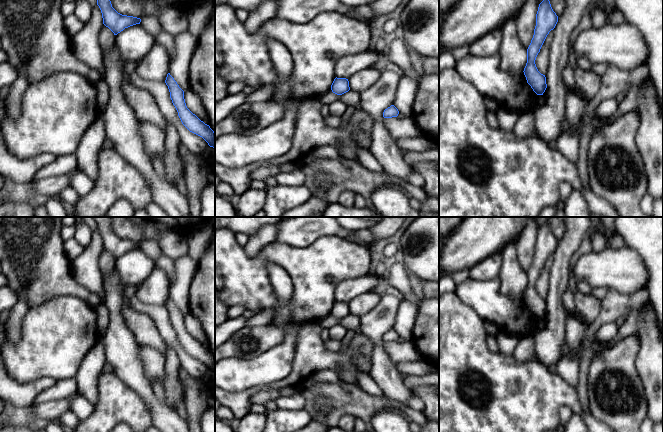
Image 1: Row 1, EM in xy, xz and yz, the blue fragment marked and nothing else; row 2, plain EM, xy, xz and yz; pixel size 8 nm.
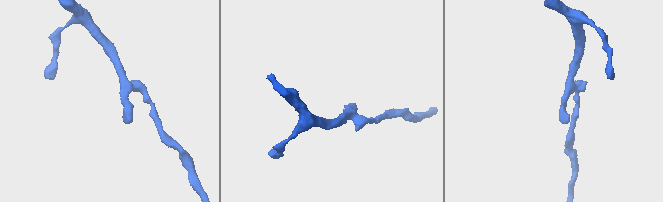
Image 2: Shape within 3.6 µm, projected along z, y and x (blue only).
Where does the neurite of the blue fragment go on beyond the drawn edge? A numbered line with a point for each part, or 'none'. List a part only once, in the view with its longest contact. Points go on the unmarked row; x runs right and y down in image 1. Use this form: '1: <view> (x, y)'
none

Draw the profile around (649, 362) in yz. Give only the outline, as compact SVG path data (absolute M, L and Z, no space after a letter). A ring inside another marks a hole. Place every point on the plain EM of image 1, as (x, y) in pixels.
M649 299L642 306L644 311L638 323L639 351L635 367L646 395L647 417L657 423L663 420L663 338Z

